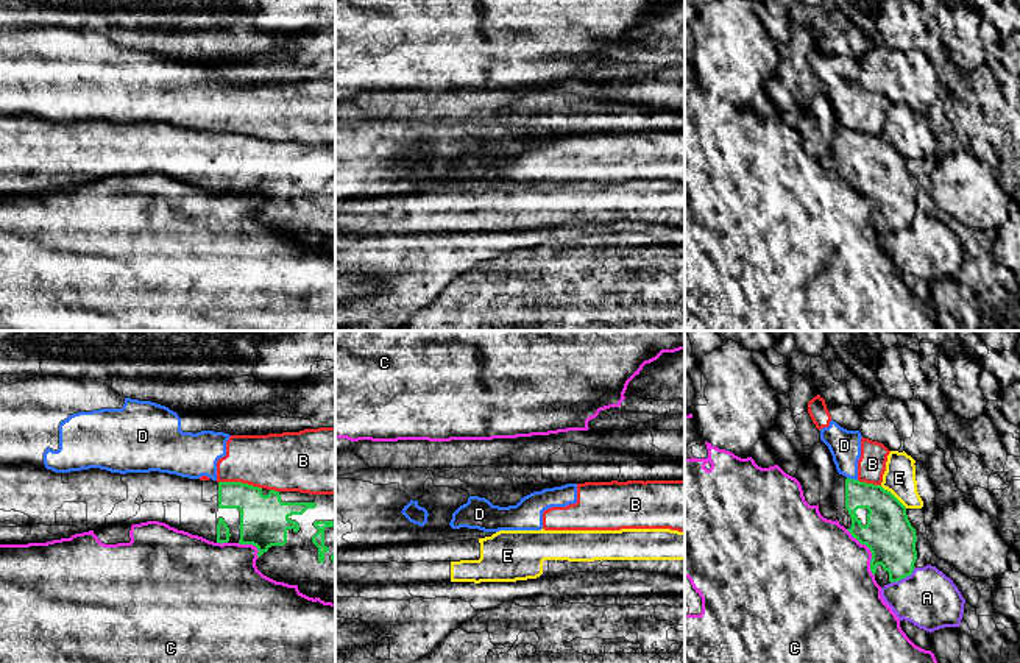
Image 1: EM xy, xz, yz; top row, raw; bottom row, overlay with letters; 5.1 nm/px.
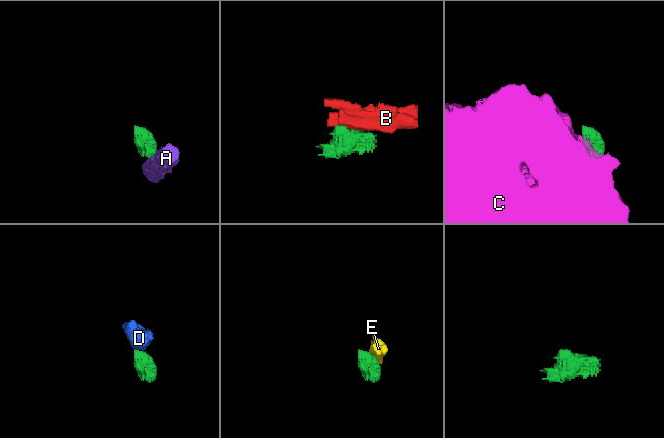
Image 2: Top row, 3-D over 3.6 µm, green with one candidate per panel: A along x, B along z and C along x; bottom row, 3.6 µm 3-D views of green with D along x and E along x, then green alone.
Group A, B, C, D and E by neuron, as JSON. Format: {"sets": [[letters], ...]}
{"sets": [["A"], ["B", "D"], ["C"], ["E"]]}

